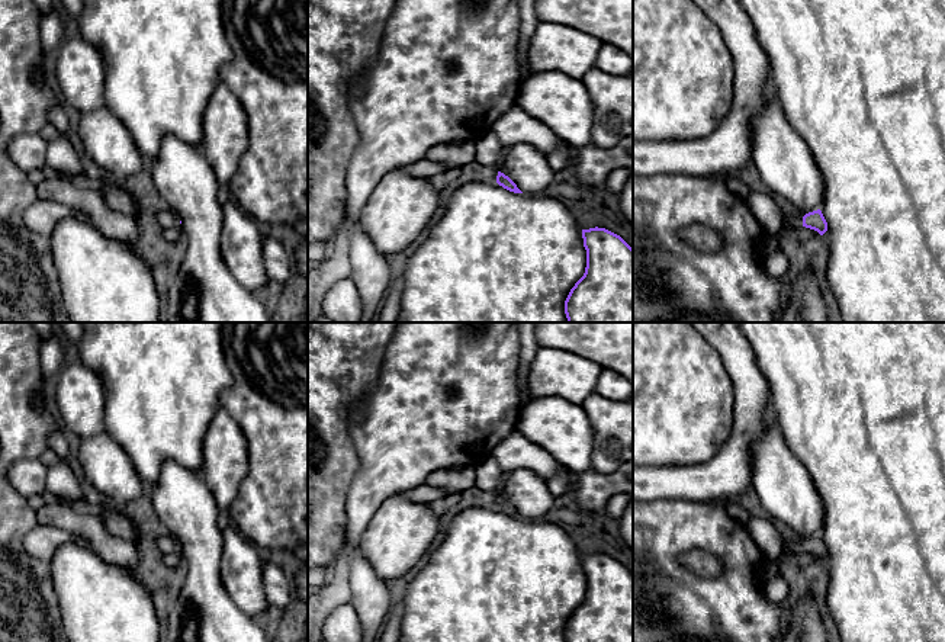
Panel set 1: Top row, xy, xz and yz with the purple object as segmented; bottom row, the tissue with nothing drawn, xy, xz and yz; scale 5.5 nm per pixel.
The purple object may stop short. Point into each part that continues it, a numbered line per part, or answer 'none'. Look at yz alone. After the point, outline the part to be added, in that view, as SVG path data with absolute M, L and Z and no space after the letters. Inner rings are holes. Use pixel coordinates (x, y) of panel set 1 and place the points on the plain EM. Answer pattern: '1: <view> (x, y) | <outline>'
1: yz (788, 541) | M777 526L778 533L780 533L780 539L781 543L785 548L788 548L793 553L800 553L803 552L803 542L801 539L798 539L797 536L794 536L793 533L790 533L788 530Z

